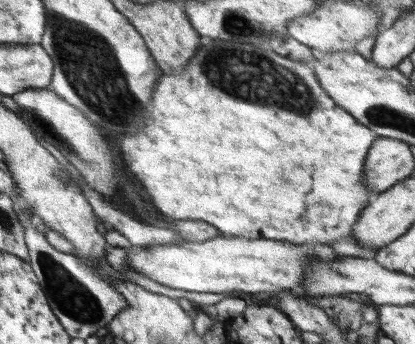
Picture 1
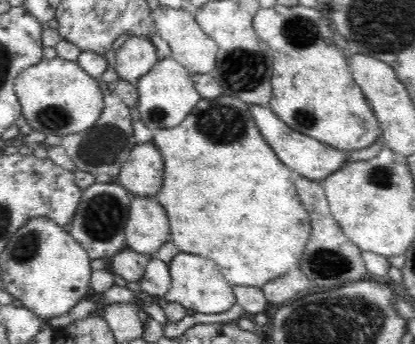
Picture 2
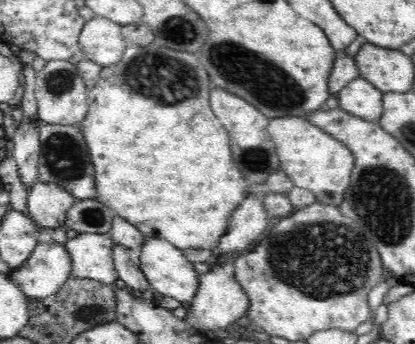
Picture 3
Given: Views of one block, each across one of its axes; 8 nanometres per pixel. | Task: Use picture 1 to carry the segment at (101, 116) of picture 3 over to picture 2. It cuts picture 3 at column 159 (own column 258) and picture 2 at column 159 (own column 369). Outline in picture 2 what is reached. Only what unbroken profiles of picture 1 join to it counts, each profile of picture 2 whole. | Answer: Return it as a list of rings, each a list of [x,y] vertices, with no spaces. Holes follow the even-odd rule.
[[[222,96],[218,100],[200,98],[196,108],[182,124],[176,128],[154,130],[152,142],[156,148],[160,148],[166,160],[166,178],[156,198],[160,204],[166,204],[164,210],[170,218],[170,240],[182,252],[214,260],[228,284],[258,290],[268,286],[268,282],[276,280],[278,276],[300,268],[302,252],[306,250],[312,234],[312,218],[296,192],[294,178],[298,172],[280,162],[274,150],[266,144],[252,118],[250,104],[232,96]]]

